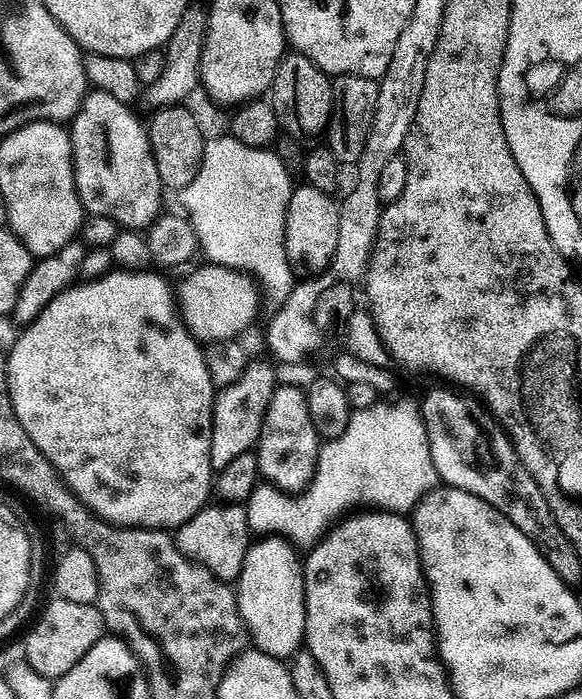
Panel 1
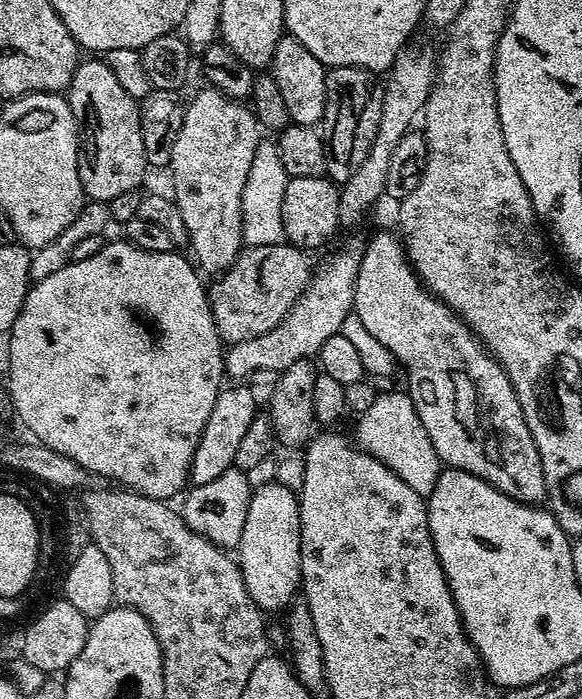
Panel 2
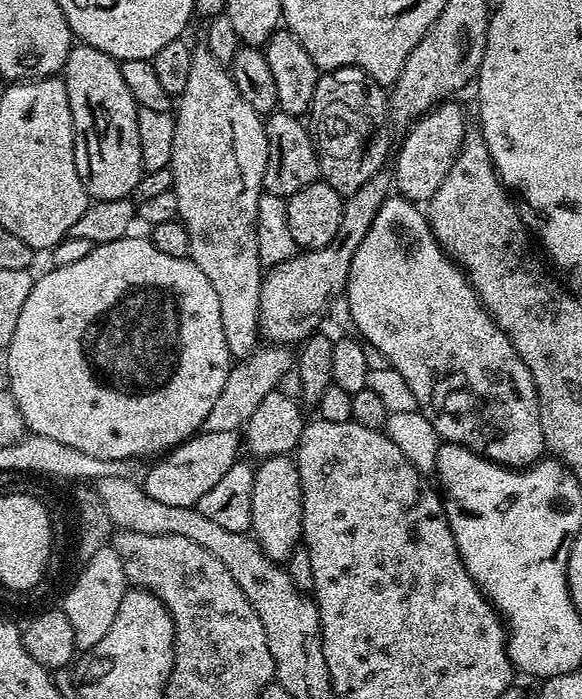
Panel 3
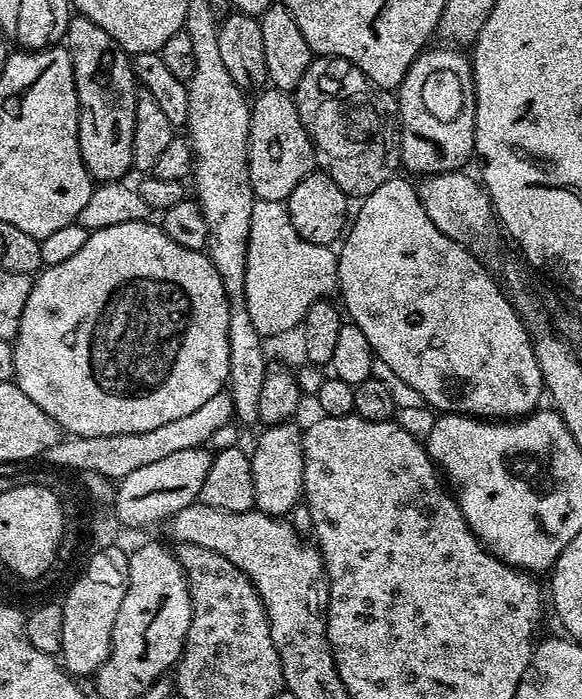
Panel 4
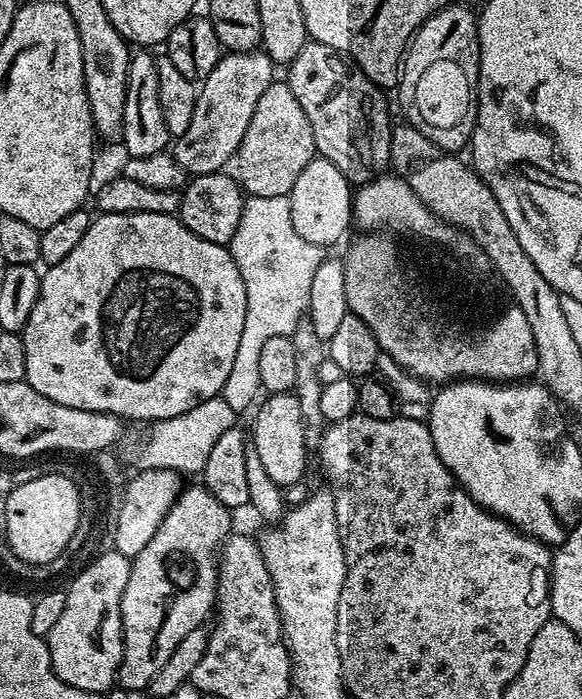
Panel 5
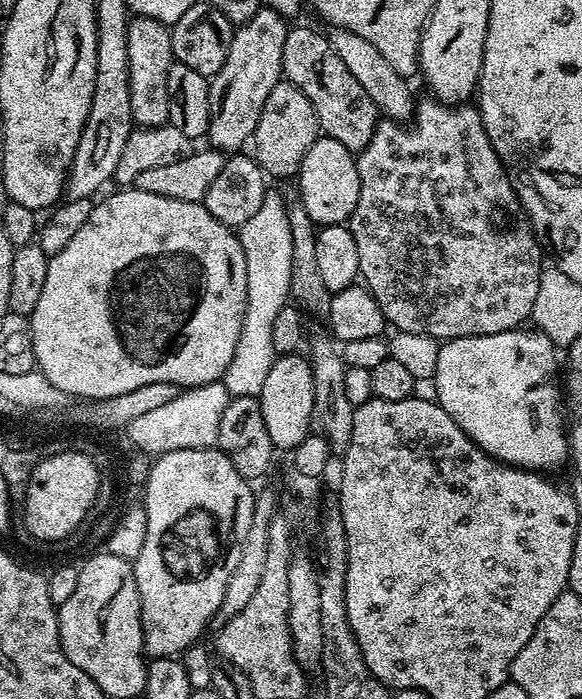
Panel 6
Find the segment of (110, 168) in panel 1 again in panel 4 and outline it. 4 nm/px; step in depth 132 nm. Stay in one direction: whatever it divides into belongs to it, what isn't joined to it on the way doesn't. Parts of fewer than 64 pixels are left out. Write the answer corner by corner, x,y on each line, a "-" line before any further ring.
79,14
68,21
66,47
74,66
78,94
78,142
82,162
93,181
123,181
134,168
134,106
138,91
129,53
118,46
102,26
94,26
90,18

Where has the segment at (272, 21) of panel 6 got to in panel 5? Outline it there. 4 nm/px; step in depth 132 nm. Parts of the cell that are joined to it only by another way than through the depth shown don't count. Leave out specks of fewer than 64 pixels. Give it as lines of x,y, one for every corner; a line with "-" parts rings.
262,50
223,55
201,83
190,126
175,139
172,155
189,175
221,171
235,157
258,101
274,82
276,66

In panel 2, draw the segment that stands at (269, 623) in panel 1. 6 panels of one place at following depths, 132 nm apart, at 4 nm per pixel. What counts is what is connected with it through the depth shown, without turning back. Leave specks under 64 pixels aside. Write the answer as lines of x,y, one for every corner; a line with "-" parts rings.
279,482
264,484
252,493
246,526
238,545
240,573
250,598
261,610
291,605
301,591
300,501
297,493

